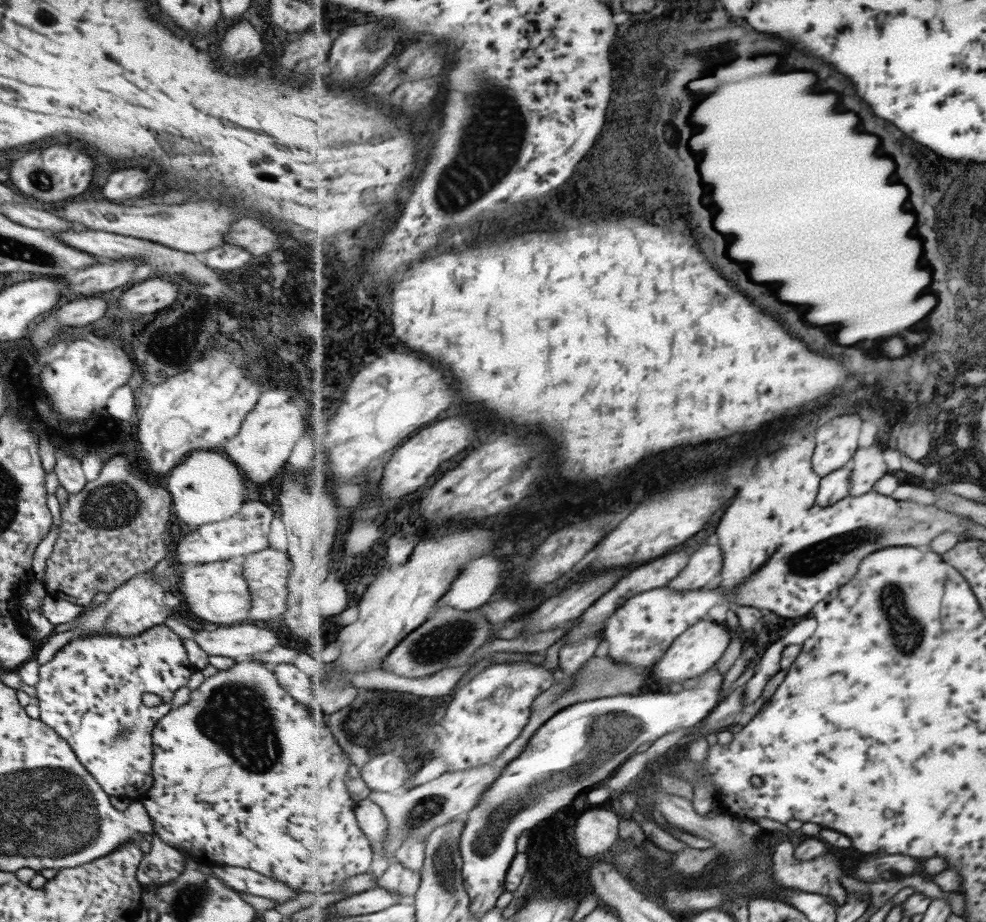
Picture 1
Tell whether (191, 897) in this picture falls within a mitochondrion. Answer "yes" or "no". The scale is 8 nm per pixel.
yes

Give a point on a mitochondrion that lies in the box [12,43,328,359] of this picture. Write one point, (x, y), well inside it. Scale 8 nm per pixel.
(43, 180)

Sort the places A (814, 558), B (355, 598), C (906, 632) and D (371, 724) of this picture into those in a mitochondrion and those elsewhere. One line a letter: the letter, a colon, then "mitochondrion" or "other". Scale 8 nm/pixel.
A: mitochondrion
B: other
C: mitochondrion
D: mitochondrion

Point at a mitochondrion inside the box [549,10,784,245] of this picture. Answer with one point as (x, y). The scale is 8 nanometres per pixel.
(626, 140)

